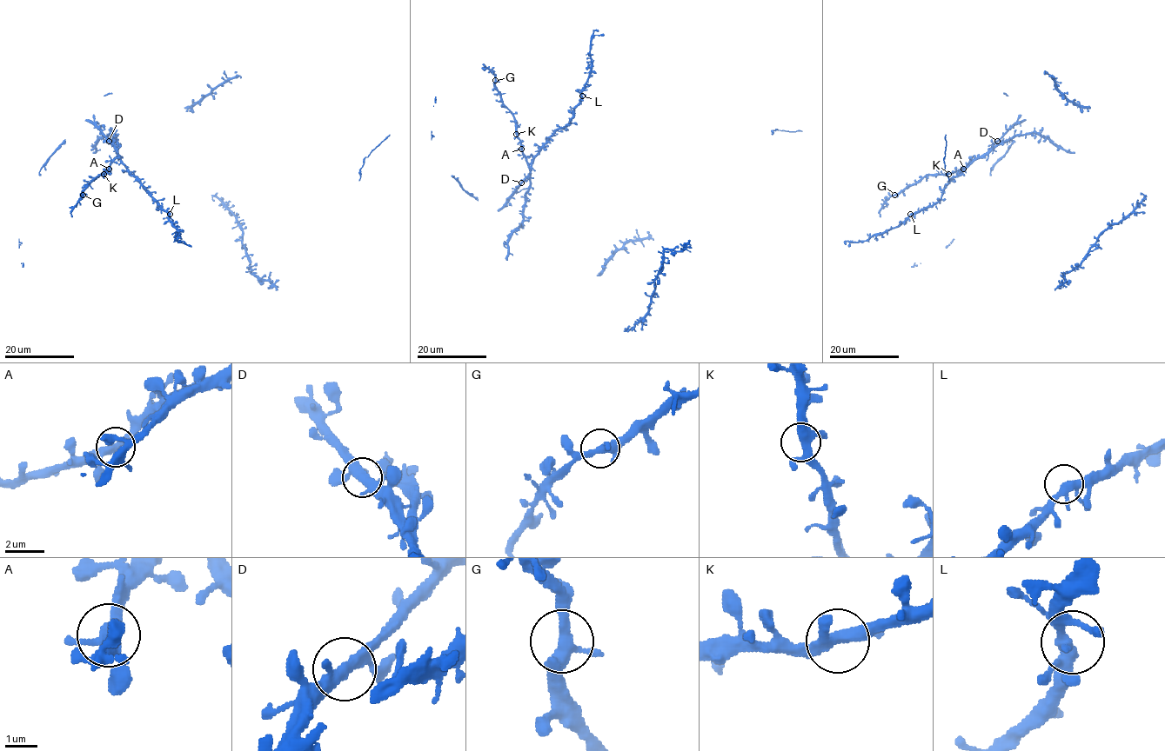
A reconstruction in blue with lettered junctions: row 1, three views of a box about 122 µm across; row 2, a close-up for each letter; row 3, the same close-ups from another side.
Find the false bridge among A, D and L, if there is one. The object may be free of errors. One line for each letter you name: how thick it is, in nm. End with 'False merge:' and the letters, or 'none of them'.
False merge: none of them

